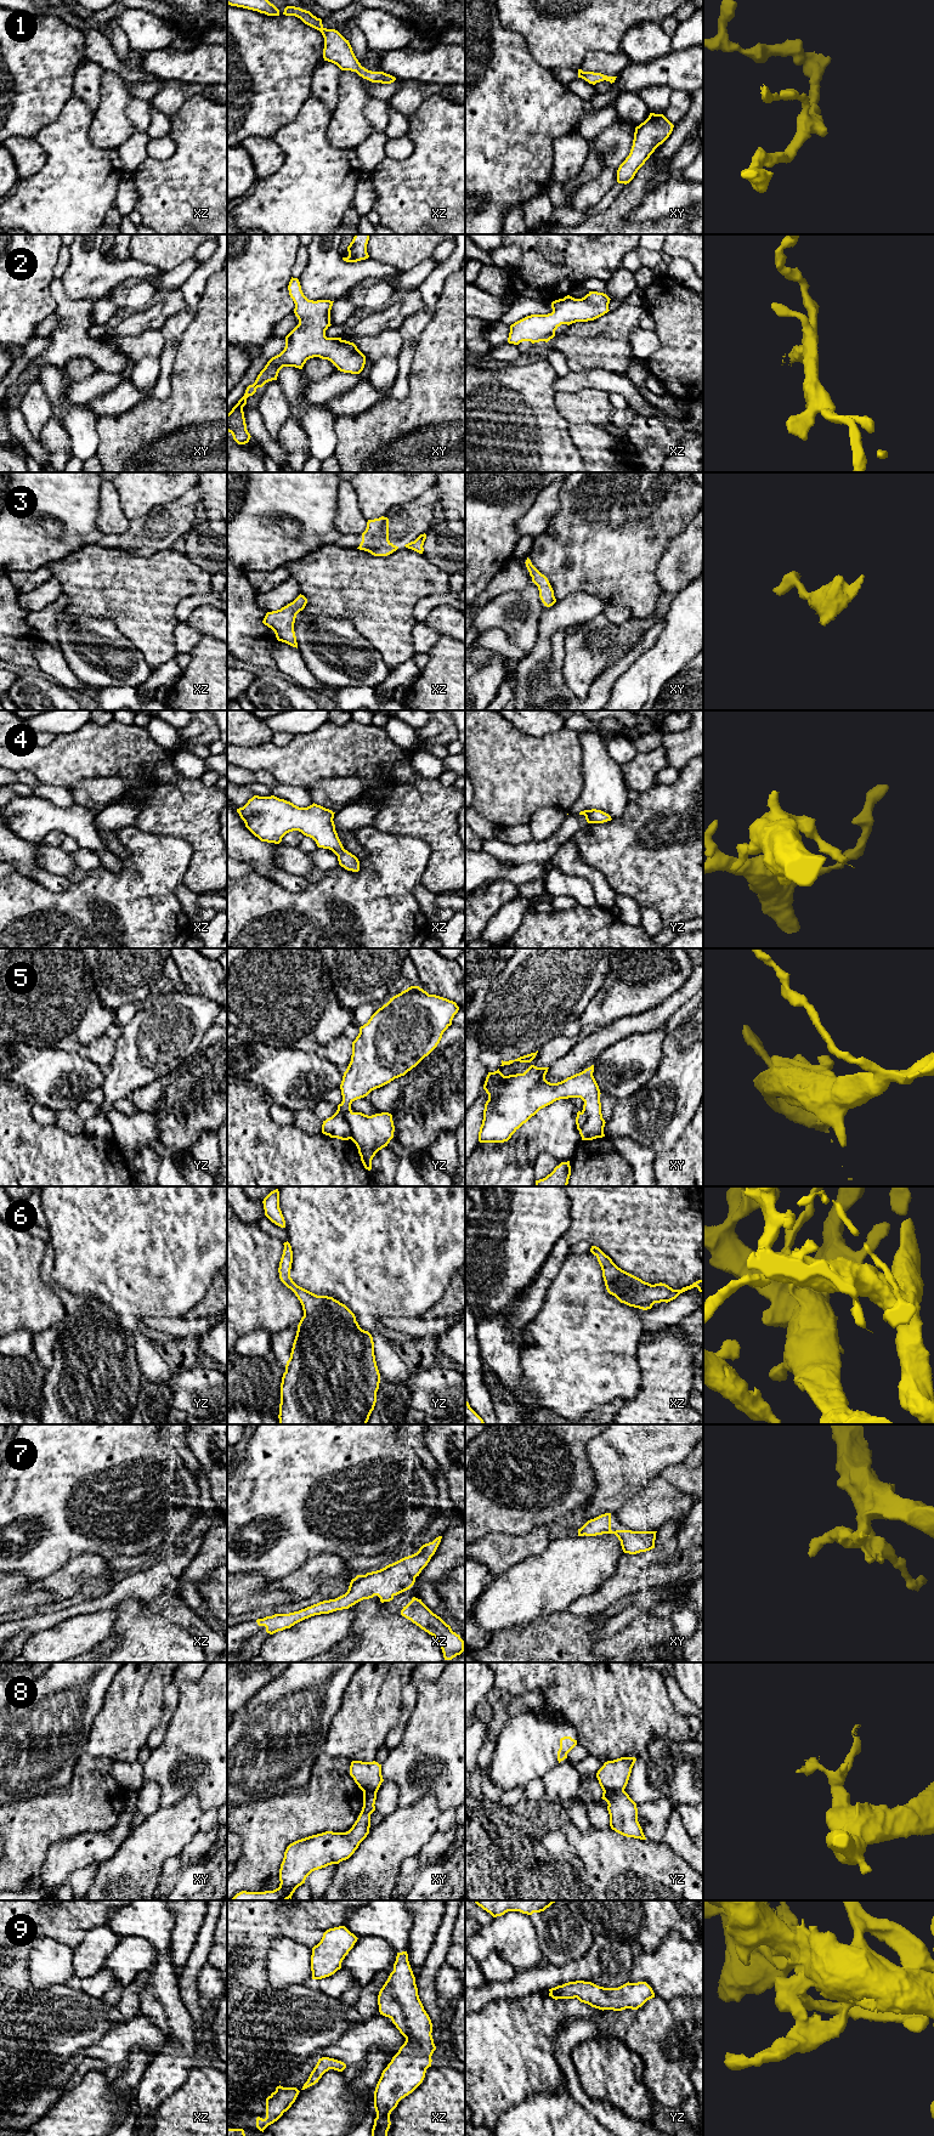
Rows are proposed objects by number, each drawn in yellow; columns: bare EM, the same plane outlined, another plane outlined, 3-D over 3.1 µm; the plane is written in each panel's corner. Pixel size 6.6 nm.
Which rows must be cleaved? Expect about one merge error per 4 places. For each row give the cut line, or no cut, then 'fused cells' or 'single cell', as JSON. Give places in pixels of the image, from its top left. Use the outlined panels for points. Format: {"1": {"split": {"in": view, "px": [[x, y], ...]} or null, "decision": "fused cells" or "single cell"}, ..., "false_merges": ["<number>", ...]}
{"1": {"split": null, "decision": "single cell"}, "2": {"split": null, "decision": "single cell"}, "3": {"split": null, "decision": "single cell"}, "4": {"split": null, "decision": "single cell"}, "5": {"split": {"in": "yz", "px": [[351, 1111], [347, 1116], [350, 1138]]}, "decision": "fused cells"}, "6": {"split": null, "decision": "single cell"}, "7": {"split": null, "decision": "single cell"}, "8": {"split": {"in": "yz", "px": [[623, 1789], [604, 1791]]}, "decision": "fused cells"}, "9": {"split": null, "decision": "single cell"}, "false_merges": ["5", "8"]}

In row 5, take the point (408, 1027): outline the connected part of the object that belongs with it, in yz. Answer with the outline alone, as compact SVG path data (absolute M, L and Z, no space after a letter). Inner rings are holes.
M419 986L408 987L379 1008L368 1022L360 1027L360 1033L352 1042L351 1061L340 1084L343 1101L336 1112L323 1121L322 1133L341 1140L351 1139L347 1123L347 1116L352 1112L351 1104L415 1067L437 1047L458 1010L455 1002L429 995Z

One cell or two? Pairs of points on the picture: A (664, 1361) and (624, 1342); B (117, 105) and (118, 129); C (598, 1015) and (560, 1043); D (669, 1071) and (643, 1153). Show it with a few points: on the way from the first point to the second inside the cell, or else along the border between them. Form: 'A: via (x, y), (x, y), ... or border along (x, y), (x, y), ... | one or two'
A: border along (639, 1341), (638, 1366), (641, 1376) | two
B: via (117, 111), (117, 123) | one
C: border along (601, 1025), (586, 1025), (582, 1027) | two
D: border along (617, 1137), (630, 1137), (646, 1143), (656, 1153) | two

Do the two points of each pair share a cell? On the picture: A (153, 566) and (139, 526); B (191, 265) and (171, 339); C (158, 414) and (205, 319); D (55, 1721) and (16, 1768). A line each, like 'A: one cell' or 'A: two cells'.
A: two cells
B: two cells
C: one cell
D: one cell

